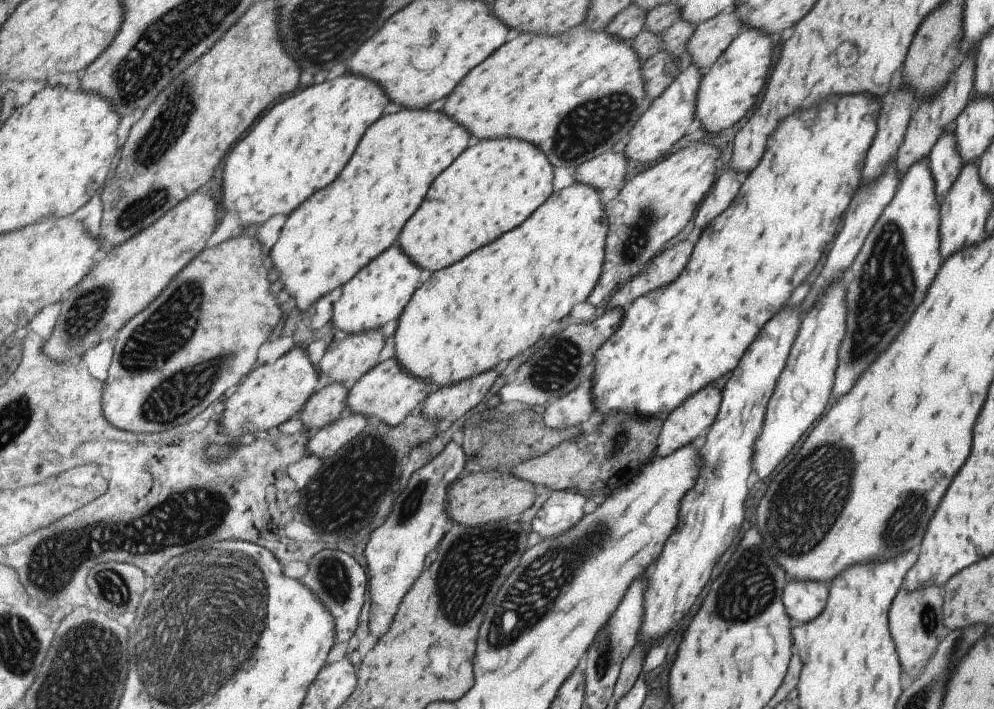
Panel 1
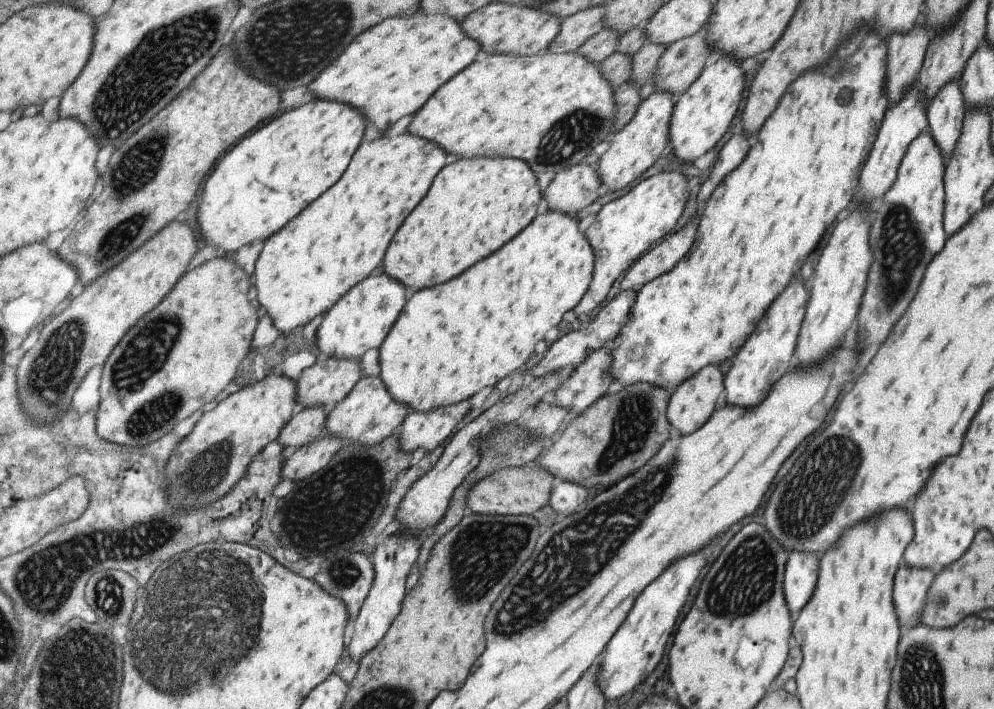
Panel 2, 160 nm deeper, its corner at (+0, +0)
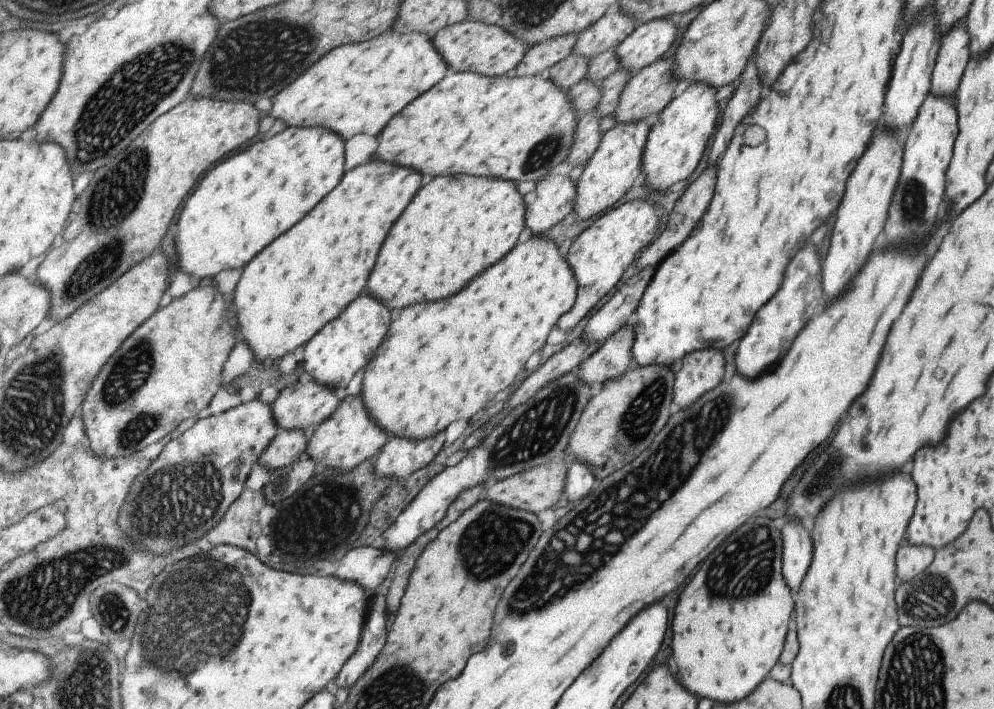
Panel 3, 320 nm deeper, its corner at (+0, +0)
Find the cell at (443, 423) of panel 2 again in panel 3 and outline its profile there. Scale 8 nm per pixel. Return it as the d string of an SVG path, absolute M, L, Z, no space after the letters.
M444 432L422 441L391 437L374 458L374 473L384 481L396 476L401 482L418 470L429 466L443 450L441 449L443 442L445 442Z

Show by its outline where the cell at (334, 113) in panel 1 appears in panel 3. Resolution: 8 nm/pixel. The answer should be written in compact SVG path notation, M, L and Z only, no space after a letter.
M287 127L280 133L273 135L270 139L260 140L258 138L252 143L251 148L246 147L247 150L244 148L242 151L237 151L231 155L231 158L227 158L225 162L220 162L199 183L195 194L187 200L187 206L183 206L183 214L179 216L179 222L177 222L177 228L179 228L179 232L177 232L177 248L179 248L178 270L185 274L190 274L201 283L205 283L207 281L213 281L215 277L219 274L223 274L224 271L241 269L243 266L247 266L263 249L266 249L272 242L275 242L281 234L285 234L287 230L291 230L291 228L293 228L299 220L303 220L303 216L307 216L329 192L335 190L335 187L342 181L345 174L346 142L344 138L341 138L337 133L327 128Z

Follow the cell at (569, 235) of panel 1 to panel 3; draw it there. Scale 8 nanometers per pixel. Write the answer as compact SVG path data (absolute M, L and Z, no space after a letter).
M553 234L546 236L531 236L527 242L516 246L501 262L492 266L491 270L487 270L487 274L481 274L479 278L475 278L475 282L471 282L471 286L467 286L467 290L463 290L463 294L457 294L455 298L443 300L443 302L429 302L429 304L411 305L407 310L397 313L390 326L390 332L386 336L386 340L379 347L375 358L366 366L362 383L361 393L367 412L371 415L372 420L379 425L391 437L399 437L406 439L430 439L439 433L447 430L455 420L471 420L475 414L479 414L481 410L487 408L487 402L492 400L496 402L502 398L502 395L512 388L519 372L525 368L527 360L539 352L551 330L555 328L559 320L574 305L576 297L576 281L574 280L574 272L571 272L567 266L566 256L559 256L559 248L555 242L552 242Z

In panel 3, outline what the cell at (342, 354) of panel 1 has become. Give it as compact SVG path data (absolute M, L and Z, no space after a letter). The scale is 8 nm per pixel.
M306 373L301 376L299 382L290 380L282 387L279 396L272 403L272 410L277 426L285 431L303 431L311 435L334 416L343 398L341 391L315 382L311 375Z

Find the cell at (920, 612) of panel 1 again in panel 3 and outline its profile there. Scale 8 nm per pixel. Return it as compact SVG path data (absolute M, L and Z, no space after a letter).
M901 542L901 546L897 548L897 556L895 556L897 582L906 581L925 570L933 557L931 546L915 546L908 542Z

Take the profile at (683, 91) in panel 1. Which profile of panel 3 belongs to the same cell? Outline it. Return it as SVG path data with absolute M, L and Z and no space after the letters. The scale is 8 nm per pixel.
M636 121L617 123L601 135L597 148L585 161L581 174L574 182L576 195L570 213L573 220L579 222L597 216L599 212L613 206L627 192L627 188L640 173L640 158L647 131L648 127L643 121Z

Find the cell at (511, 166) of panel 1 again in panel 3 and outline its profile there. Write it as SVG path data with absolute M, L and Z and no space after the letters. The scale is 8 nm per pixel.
M445 175L442 177L435 177L429 179L418 190L417 196L411 201L405 213L399 218L390 230L389 236L386 238L382 249L380 250L378 261L376 262L374 272L371 273L370 281L366 292L372 296L376 301L387 305L394 313L403 312L411 305L421 304L425 302L435 302L435 300L443 300L443 298L451 298L455 294L459 294L471 280L475 280L483 270L491 268L501 262L514 248L515 244L519 242L523 230L526 226L526 208L524 203L524 196L519 194L517 184L506 179L490 179L485 177L472 177L469 175Z

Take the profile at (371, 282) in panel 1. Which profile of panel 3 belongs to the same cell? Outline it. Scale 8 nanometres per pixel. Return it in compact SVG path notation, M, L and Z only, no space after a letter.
M365 292L346 308L341 317L331 321L304 346L303 369L315 382L338 391L344 390L343 388L351 384L355 374L359 370L365 370L375 358L390 332L396 314L387 305L376 301Z

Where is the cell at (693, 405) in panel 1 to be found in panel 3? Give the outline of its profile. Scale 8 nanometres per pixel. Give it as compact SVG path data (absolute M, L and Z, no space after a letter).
M709 346L688 352L673 370L672 402L674 409L682 409L713 388L723 376L723 356Z

